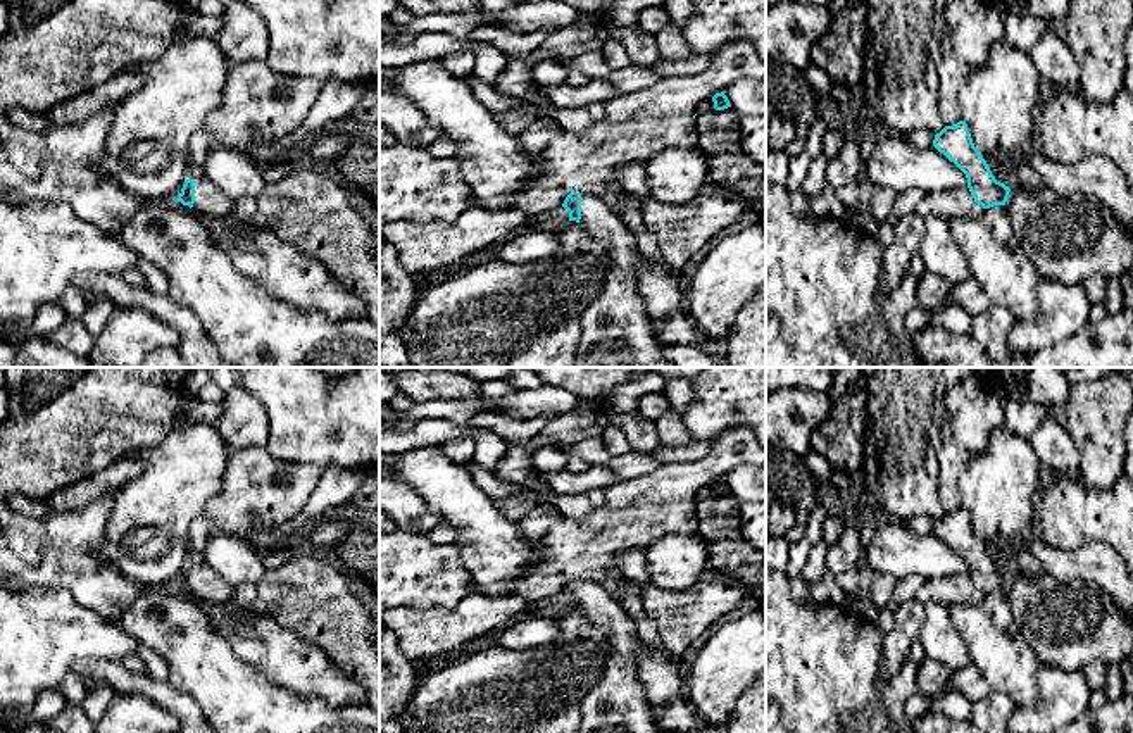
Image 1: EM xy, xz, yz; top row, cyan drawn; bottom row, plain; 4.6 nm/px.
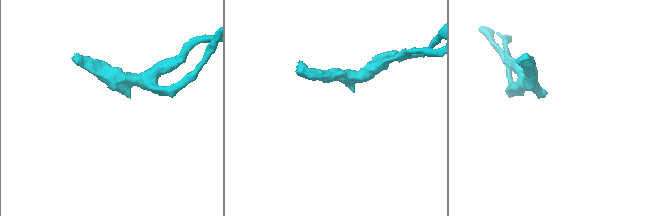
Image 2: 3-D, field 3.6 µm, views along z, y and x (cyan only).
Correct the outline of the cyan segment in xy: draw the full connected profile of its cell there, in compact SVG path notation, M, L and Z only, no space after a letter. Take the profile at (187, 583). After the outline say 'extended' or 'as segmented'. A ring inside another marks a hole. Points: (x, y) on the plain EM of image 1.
M209 564L186 566L176 585L198 602L226 604L233 600L235 586L228 585Z | extended

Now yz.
M964 507L936 519L933 533L966 561L967 574L978 592L983 595L1005 592L1011 574L995 566Z | as segmented

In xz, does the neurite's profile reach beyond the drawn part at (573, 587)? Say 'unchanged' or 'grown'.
grown

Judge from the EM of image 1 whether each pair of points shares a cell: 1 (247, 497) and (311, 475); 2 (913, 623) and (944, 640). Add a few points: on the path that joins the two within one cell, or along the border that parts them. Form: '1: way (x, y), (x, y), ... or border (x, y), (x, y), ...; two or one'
1: way (262, 490), (288, 490), (295, 485); one
2: border (925, 604), (925, 620), (916, 637); two

